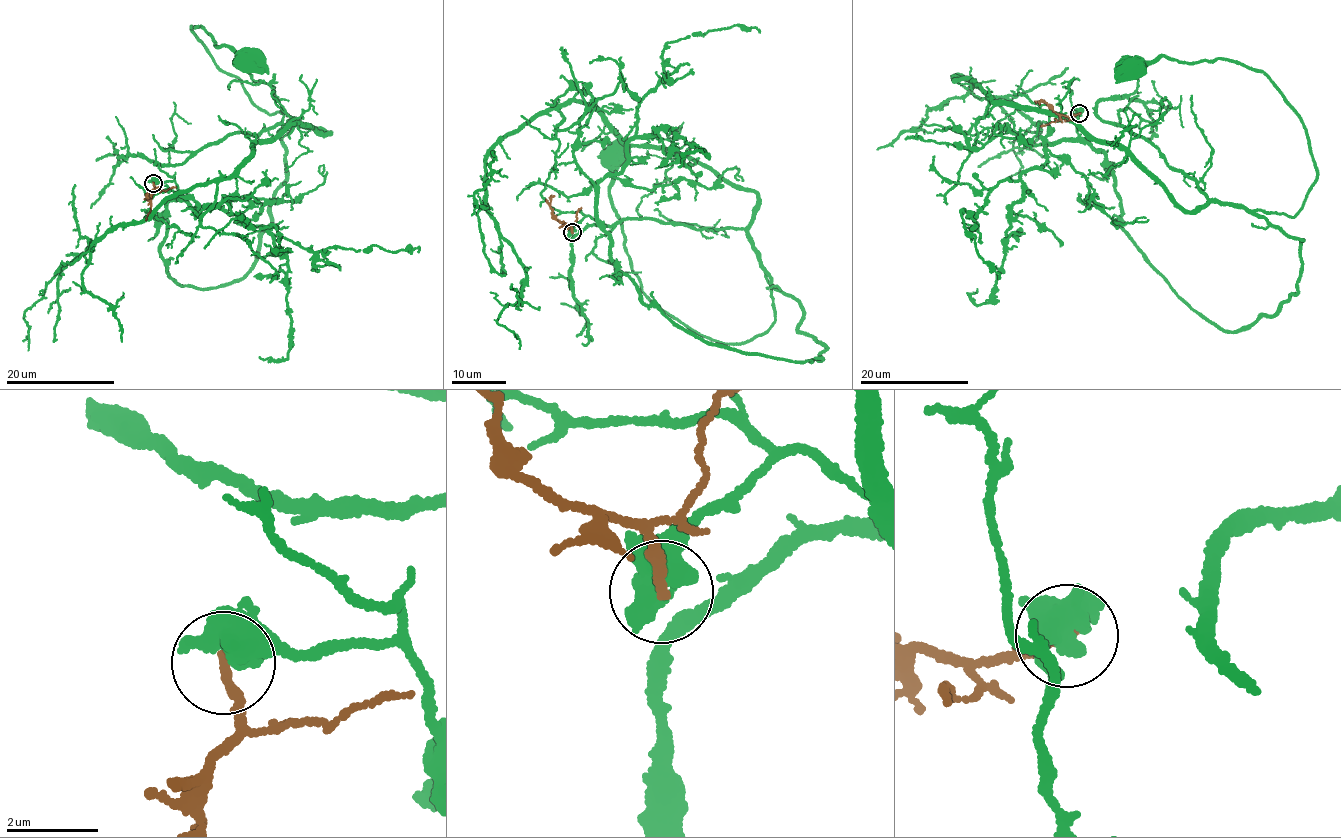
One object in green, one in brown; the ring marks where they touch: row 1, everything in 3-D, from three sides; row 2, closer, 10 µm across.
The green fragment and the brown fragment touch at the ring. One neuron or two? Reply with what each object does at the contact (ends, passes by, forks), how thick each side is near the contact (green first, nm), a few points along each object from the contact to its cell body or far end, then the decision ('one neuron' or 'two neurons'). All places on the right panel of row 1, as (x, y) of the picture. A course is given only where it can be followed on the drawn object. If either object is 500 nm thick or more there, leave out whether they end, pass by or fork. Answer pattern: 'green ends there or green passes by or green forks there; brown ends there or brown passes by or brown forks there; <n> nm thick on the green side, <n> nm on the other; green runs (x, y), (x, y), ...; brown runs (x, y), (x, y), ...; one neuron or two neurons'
green passes by; brown ends there; 460 nm thick on the green side, 220 nm on the other; green runs (1079, 114), (1171, 289), (1275, 314), (1299, 114), (1132, 68); brown runs (1079, 114), (1063, 116), (1045, 102), (1040, 101), (1040, 105); two neurons

